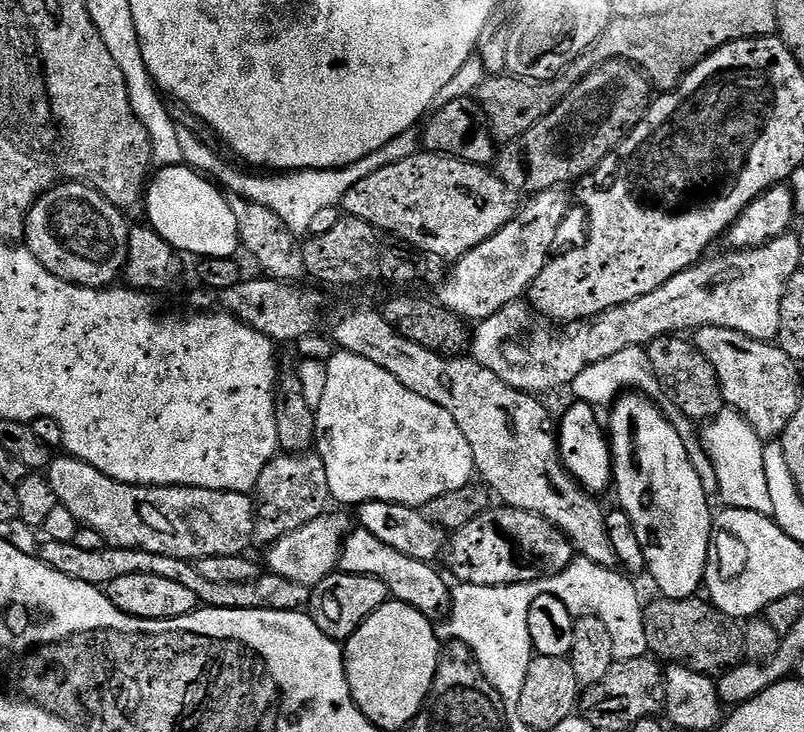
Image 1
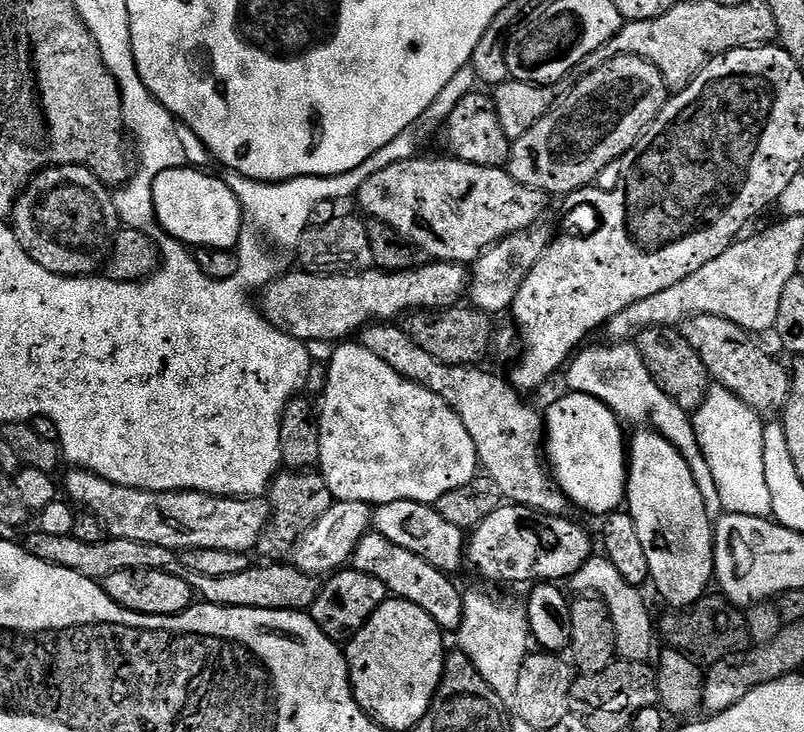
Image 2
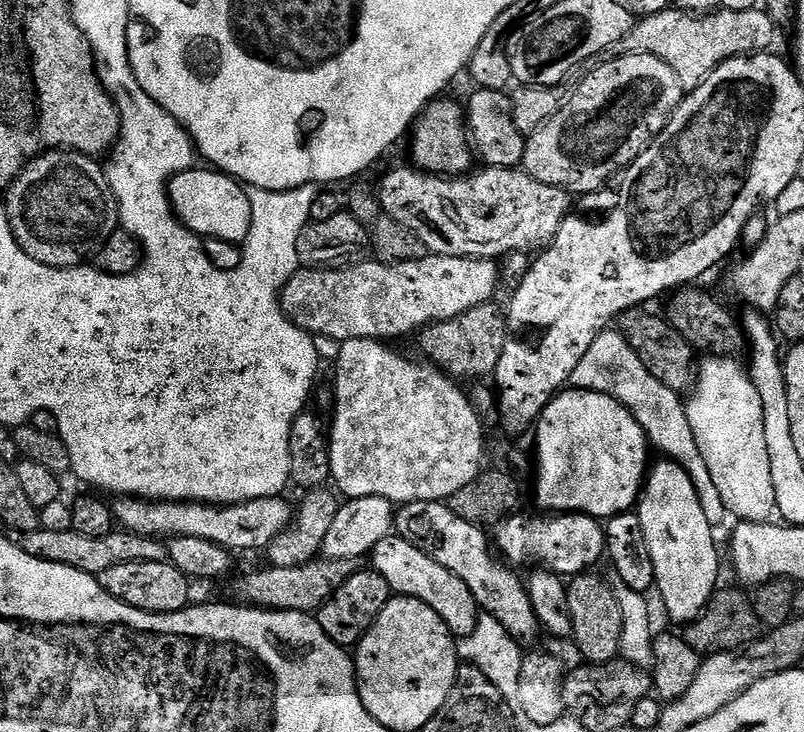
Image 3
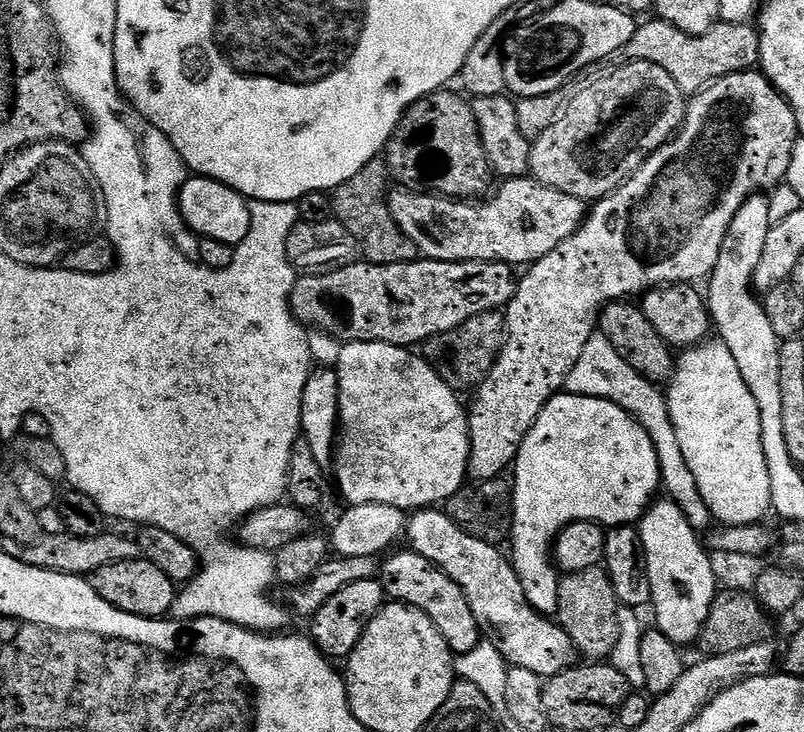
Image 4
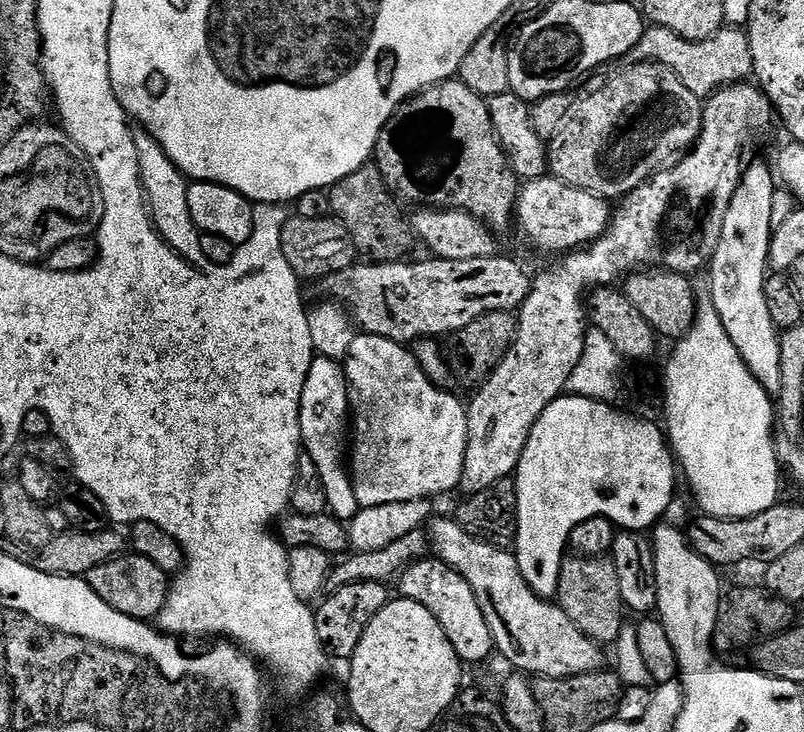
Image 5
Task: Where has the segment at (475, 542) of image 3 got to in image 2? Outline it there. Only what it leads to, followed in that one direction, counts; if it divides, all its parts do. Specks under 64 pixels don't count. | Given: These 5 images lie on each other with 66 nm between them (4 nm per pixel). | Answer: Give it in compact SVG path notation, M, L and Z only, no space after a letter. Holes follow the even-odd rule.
M405 500L379 505L373 511L373 527L396 546L416 554L441 572L455 574L454 572L464 566L466 536L463 529L447 522L433 505Z

